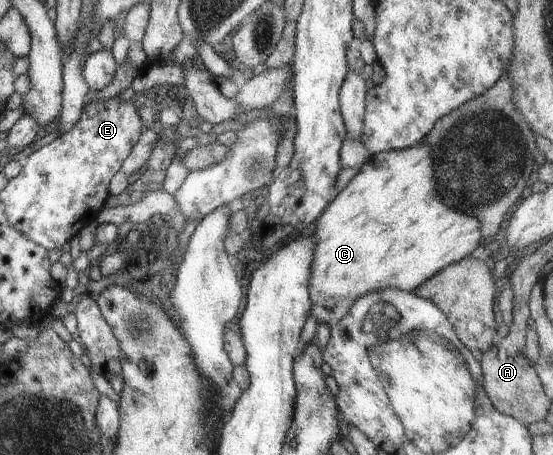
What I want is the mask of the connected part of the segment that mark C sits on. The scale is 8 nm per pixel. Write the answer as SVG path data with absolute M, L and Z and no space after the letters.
M420 143L402 150L373 154L360 166L356 177L335 195L334 201L318 216L315 233L314 263L310 277L310 315L319 324L336 324L352 307L358 297L378 289L394 287L412 292L447 265L470 256L480 244L478 217L452 209L438 195L437 175L432 169L432 149Z

